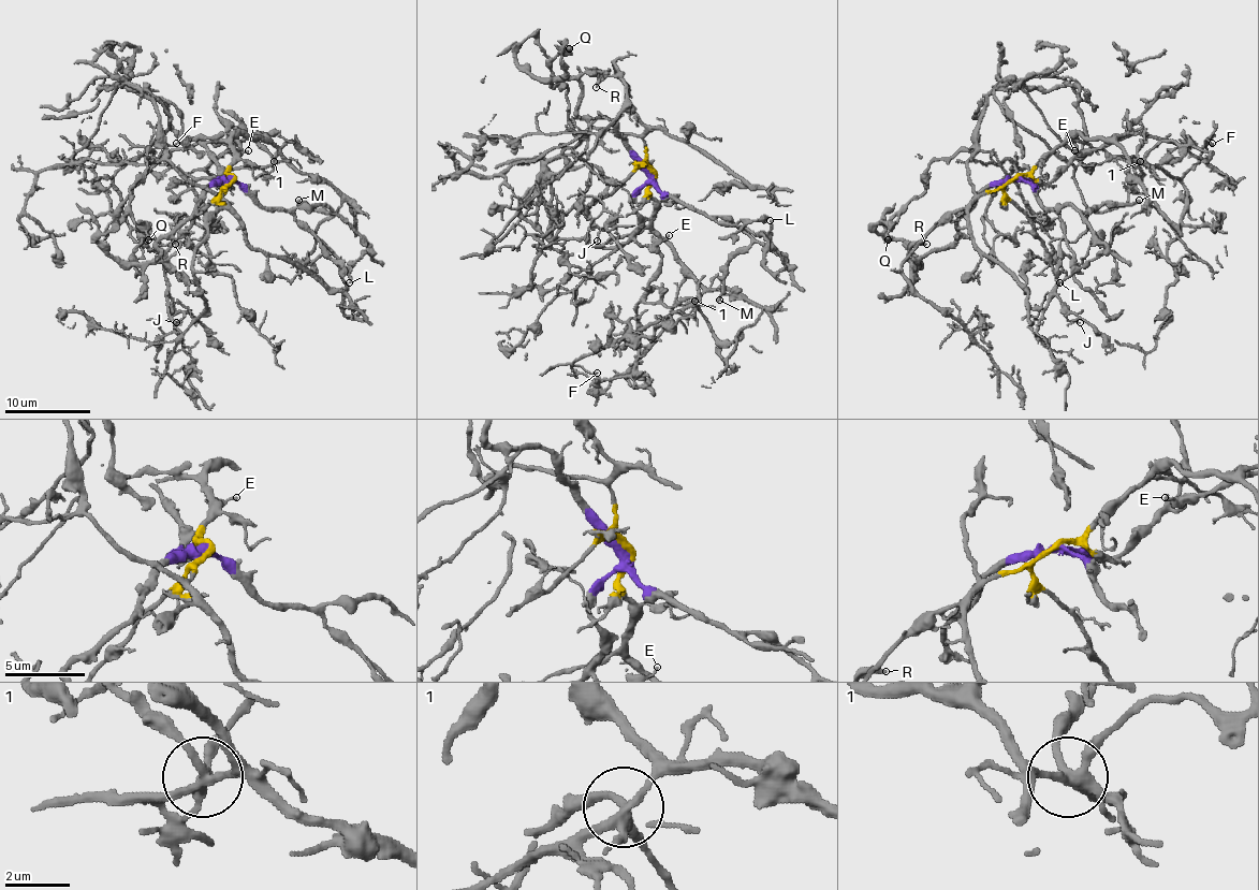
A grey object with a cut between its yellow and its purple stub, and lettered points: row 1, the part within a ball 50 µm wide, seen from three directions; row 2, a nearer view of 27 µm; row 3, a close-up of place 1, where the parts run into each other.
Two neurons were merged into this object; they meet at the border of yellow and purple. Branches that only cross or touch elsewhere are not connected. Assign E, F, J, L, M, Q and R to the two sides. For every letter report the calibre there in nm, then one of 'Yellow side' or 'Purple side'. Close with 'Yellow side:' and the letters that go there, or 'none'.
E: Thickness 110 nm. Purple side
F: Thickness 110 nm. Yellow side
J: Thickness 130 nm. Yellow side
L: Thickness 170 nm. Purple side
M: Thickness 240 nm. Purple side
Q: Thickness 240 nm. Purple side
R: Thickness 280 nm. Purple side
Yellow side: F, J

